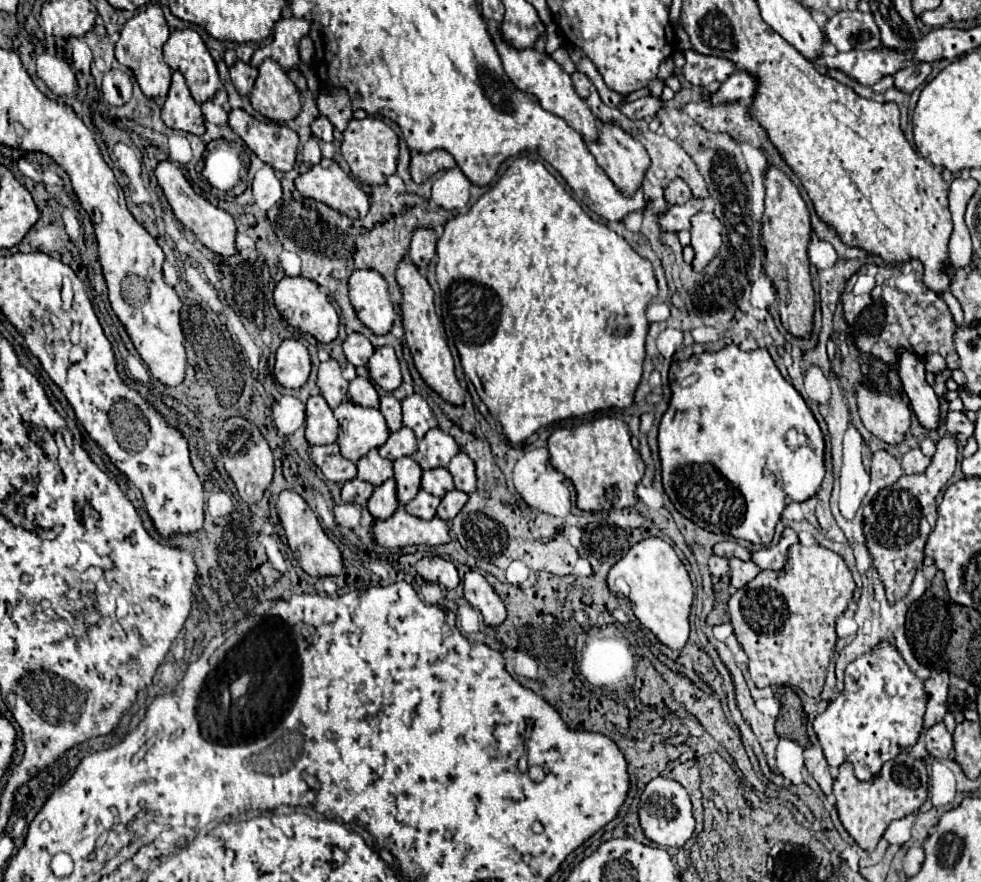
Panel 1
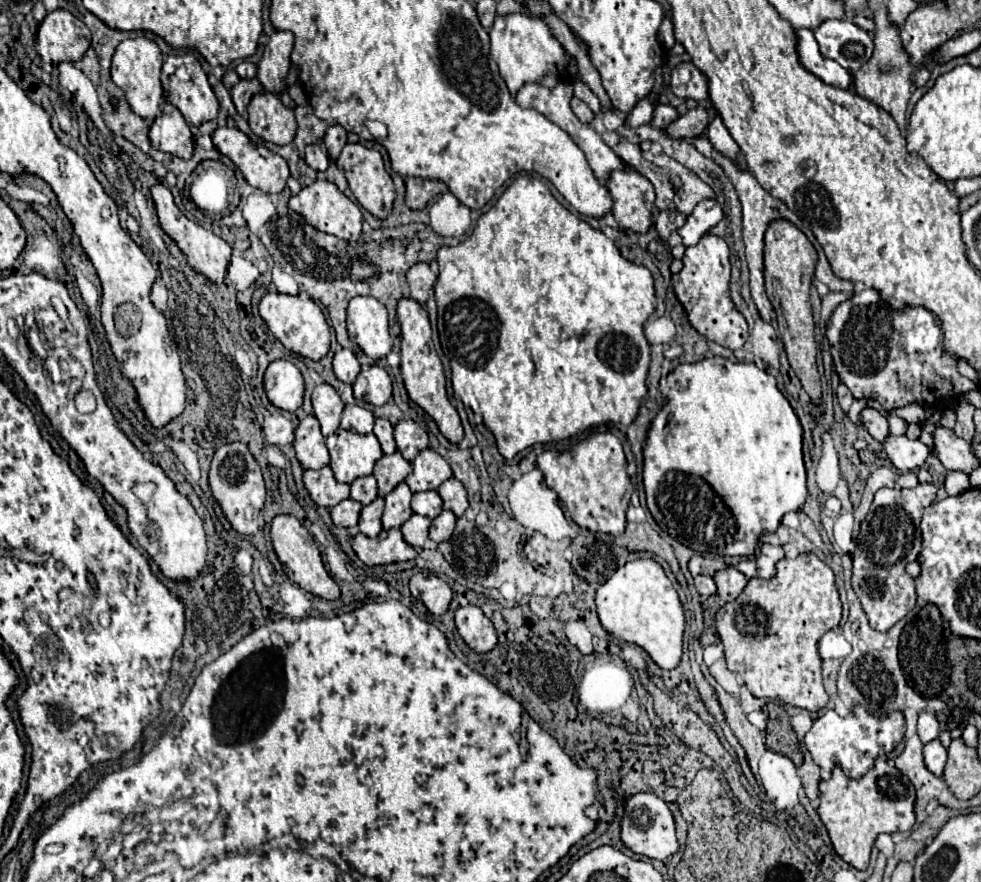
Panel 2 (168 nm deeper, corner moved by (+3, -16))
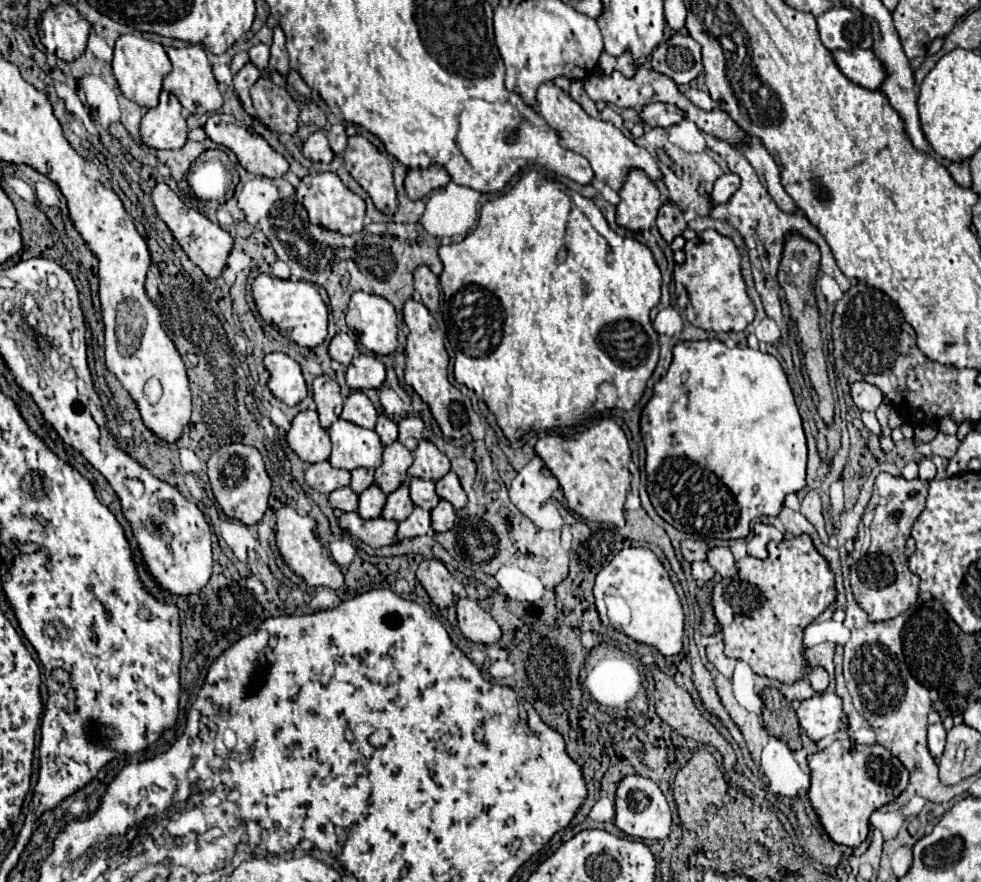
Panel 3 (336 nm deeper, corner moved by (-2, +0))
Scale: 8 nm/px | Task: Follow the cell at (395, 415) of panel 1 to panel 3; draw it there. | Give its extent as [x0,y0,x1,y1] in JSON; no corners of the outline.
[375,414,397,444]

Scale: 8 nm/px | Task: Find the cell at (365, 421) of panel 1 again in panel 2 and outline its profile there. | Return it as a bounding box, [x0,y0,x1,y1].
[326,428,382,484]

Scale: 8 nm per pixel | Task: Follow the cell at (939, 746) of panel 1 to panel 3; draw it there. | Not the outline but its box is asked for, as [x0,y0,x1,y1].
[927,724,947,760]

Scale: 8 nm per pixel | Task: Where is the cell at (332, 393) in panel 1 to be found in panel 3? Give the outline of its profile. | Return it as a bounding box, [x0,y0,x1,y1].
[313,376,343,428]

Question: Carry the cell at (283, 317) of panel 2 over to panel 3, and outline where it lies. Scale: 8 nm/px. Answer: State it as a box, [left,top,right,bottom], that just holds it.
[253,274,327,346]

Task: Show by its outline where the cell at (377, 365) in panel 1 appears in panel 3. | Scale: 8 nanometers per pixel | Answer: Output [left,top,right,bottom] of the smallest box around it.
[347,354,387,390]

